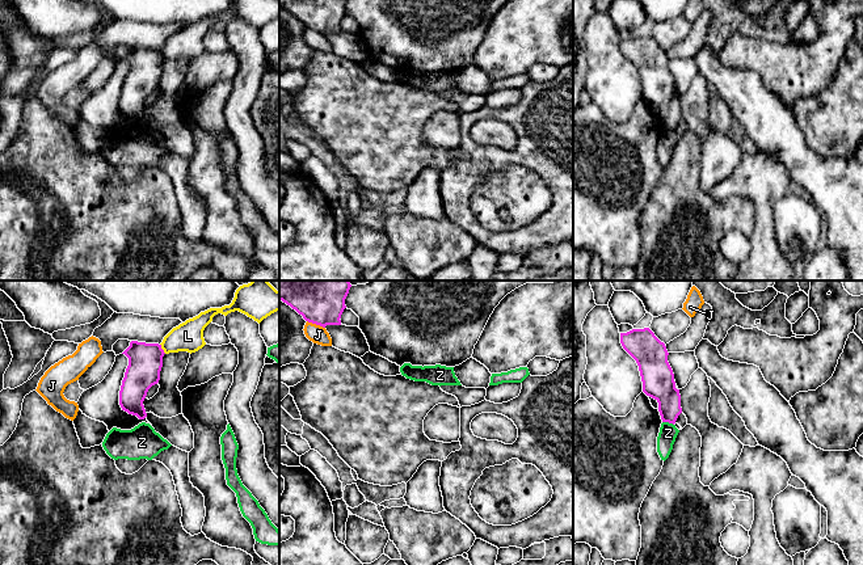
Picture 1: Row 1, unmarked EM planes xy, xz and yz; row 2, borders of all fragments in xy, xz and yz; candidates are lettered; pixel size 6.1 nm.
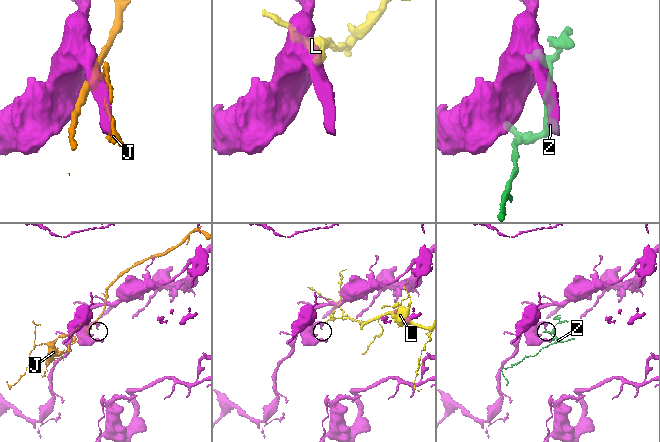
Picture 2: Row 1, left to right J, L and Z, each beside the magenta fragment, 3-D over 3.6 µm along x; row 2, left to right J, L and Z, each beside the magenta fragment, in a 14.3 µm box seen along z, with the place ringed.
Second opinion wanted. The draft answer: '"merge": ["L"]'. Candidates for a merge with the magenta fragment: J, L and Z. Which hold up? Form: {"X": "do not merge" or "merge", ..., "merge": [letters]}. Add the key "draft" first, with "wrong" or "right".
{"draft": "wrong", "J": "do not merge", "L": "do not merge", "Z": "do not merge", "merge": []}

